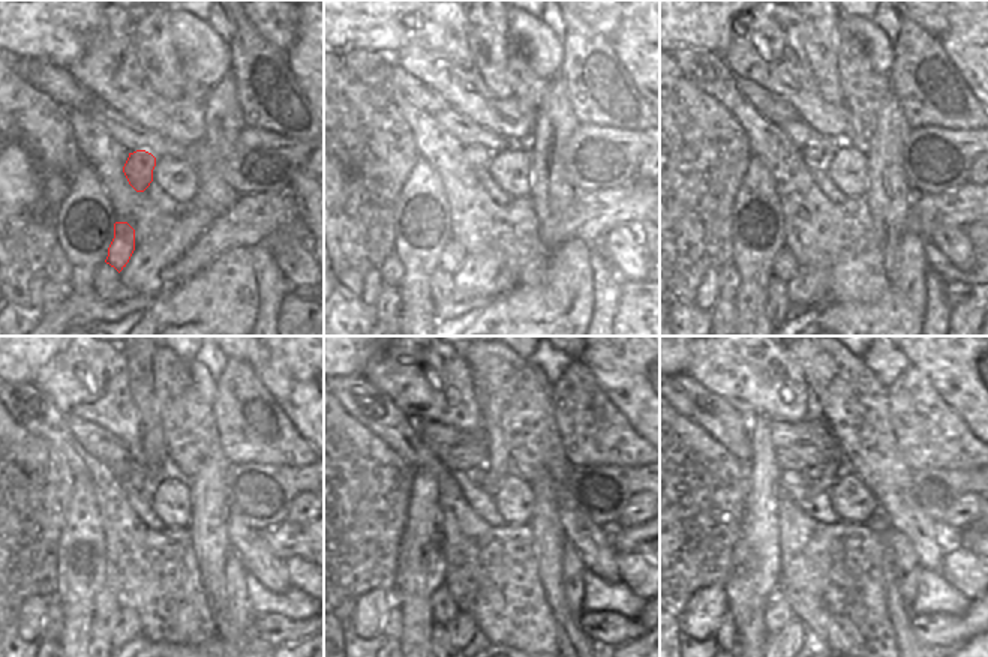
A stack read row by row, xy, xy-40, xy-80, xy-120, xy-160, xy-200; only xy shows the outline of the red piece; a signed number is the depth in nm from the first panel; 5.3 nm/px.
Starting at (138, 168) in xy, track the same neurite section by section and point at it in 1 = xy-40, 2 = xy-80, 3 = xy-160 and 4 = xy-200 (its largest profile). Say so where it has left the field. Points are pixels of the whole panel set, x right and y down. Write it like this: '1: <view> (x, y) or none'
1: xy-40 (477, 156)
2: xy-80 (810, 153)
3: xy-160 (476, 474)
4: xy-200 (814, 474)

